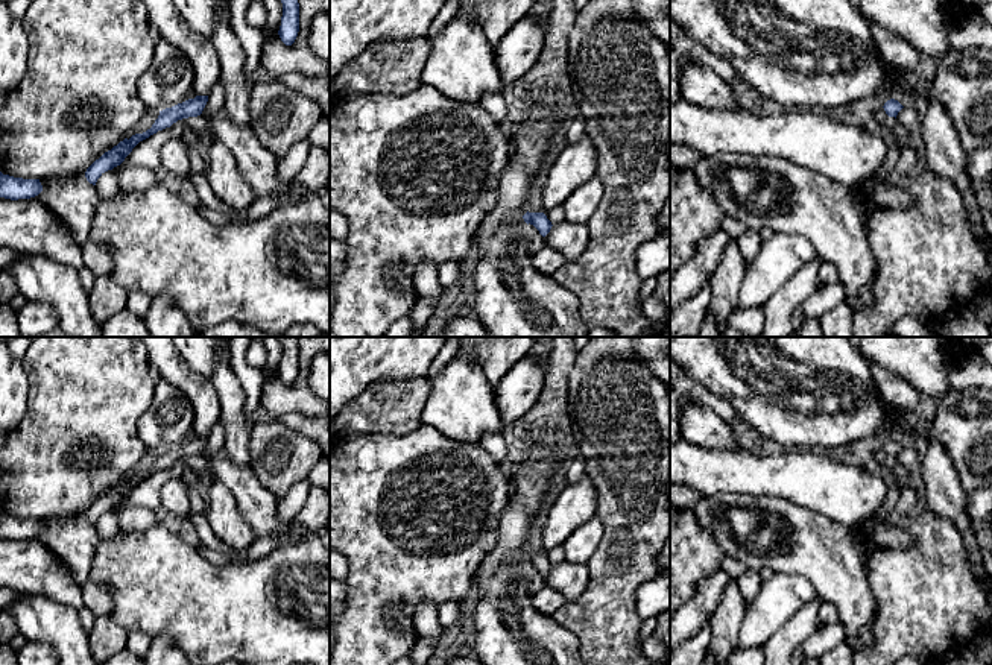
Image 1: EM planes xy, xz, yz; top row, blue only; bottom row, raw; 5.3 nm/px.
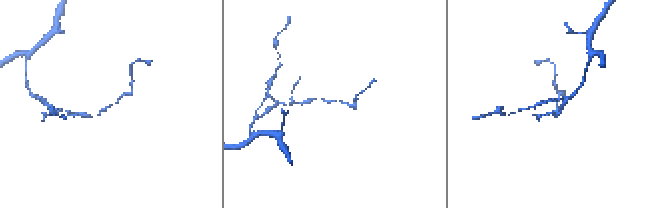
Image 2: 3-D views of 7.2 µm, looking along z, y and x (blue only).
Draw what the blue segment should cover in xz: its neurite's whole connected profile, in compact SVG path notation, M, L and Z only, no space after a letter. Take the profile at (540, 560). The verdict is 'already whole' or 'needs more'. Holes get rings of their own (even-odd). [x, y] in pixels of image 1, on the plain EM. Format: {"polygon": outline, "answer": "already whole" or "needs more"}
{"polygon": "M526 553L523 556L524 562L533 565L542 577L545 577L551 569L551 562L547 559L544 553Z", "answer": "already whole"}

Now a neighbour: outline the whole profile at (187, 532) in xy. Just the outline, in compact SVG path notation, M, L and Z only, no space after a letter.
M184 518L181 527L176 530L178 536L188 545L199 548L201 539L196 531L196 527L191 524L188 518Z

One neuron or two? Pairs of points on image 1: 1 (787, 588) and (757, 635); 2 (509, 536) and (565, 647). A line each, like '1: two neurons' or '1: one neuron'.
1: one neuron
2: one neuron

